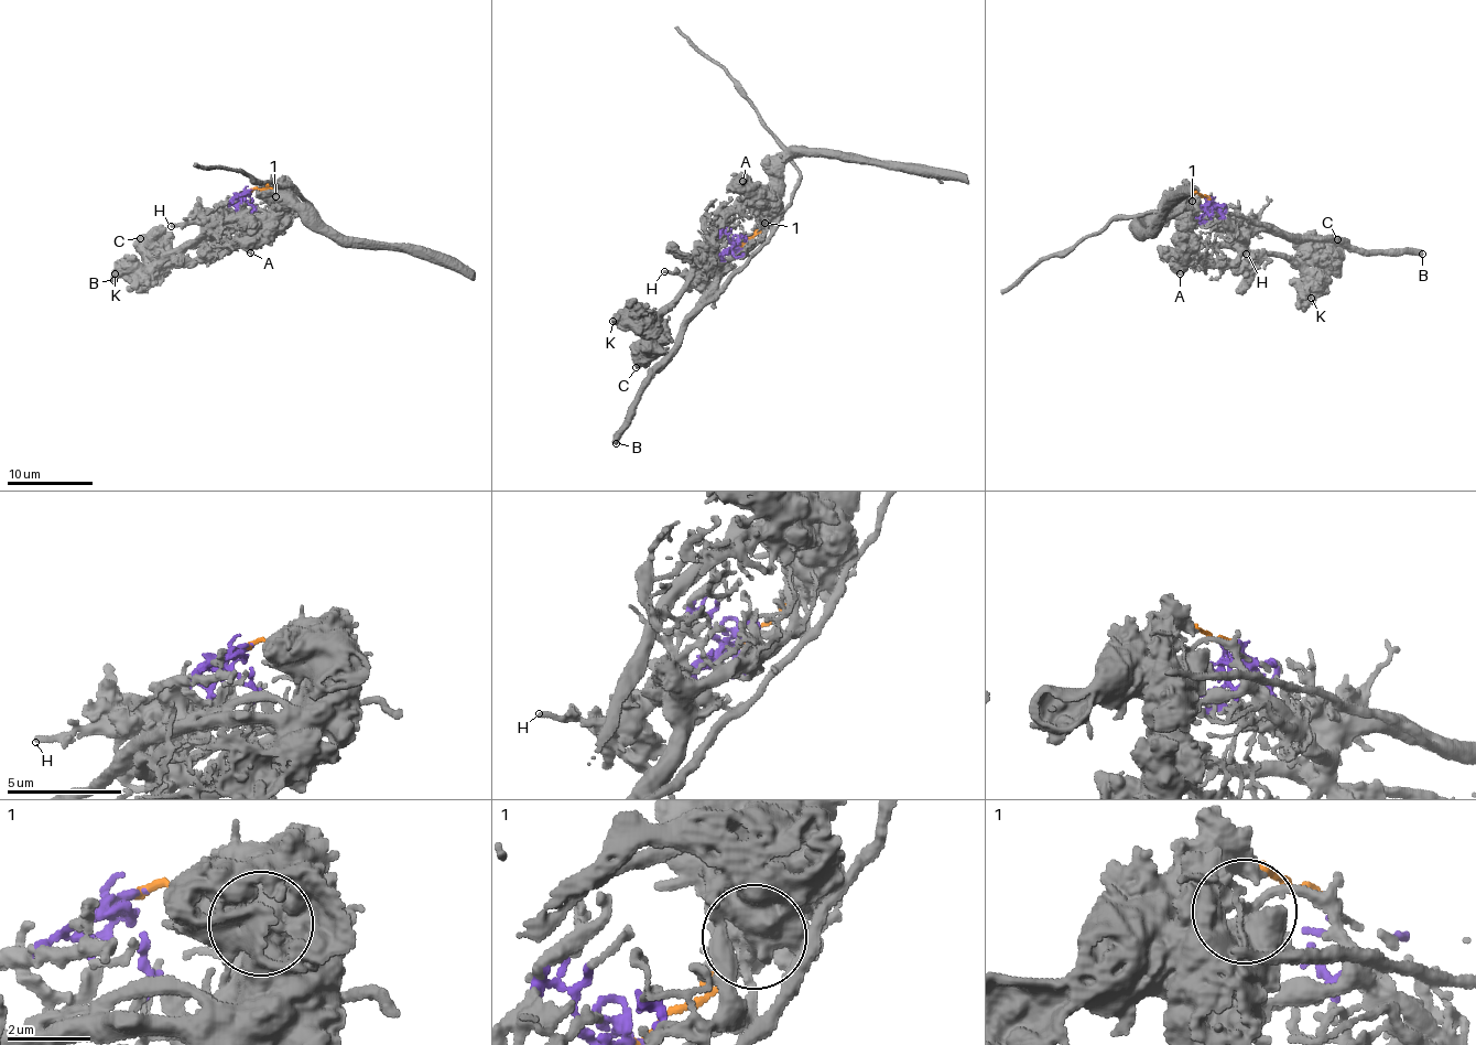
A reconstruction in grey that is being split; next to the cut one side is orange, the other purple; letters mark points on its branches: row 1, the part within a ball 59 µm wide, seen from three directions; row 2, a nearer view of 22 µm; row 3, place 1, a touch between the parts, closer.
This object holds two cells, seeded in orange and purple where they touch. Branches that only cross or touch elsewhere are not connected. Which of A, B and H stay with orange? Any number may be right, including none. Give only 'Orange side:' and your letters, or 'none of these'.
Orange side: A

